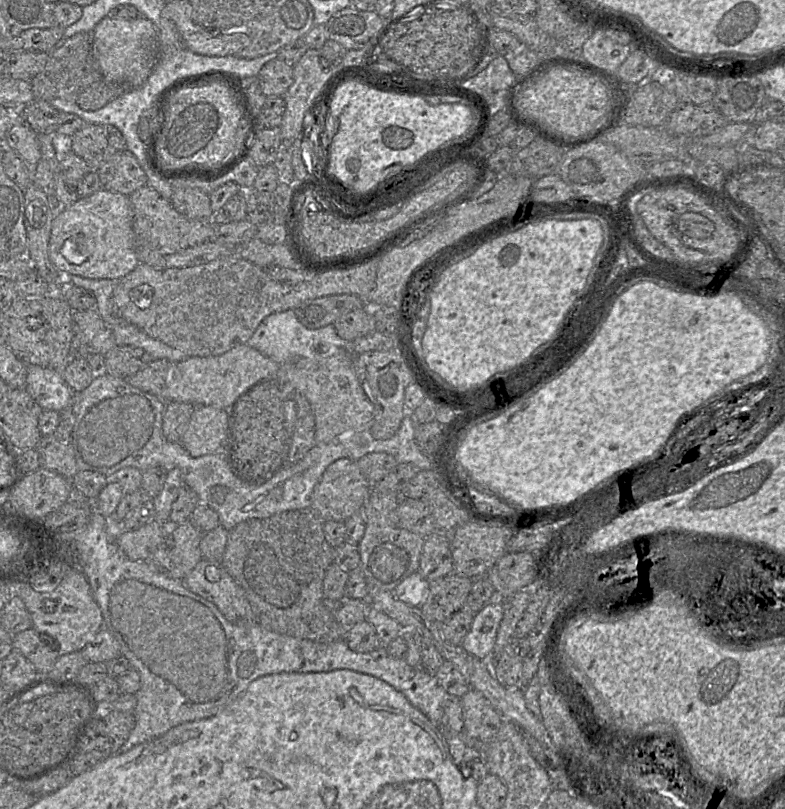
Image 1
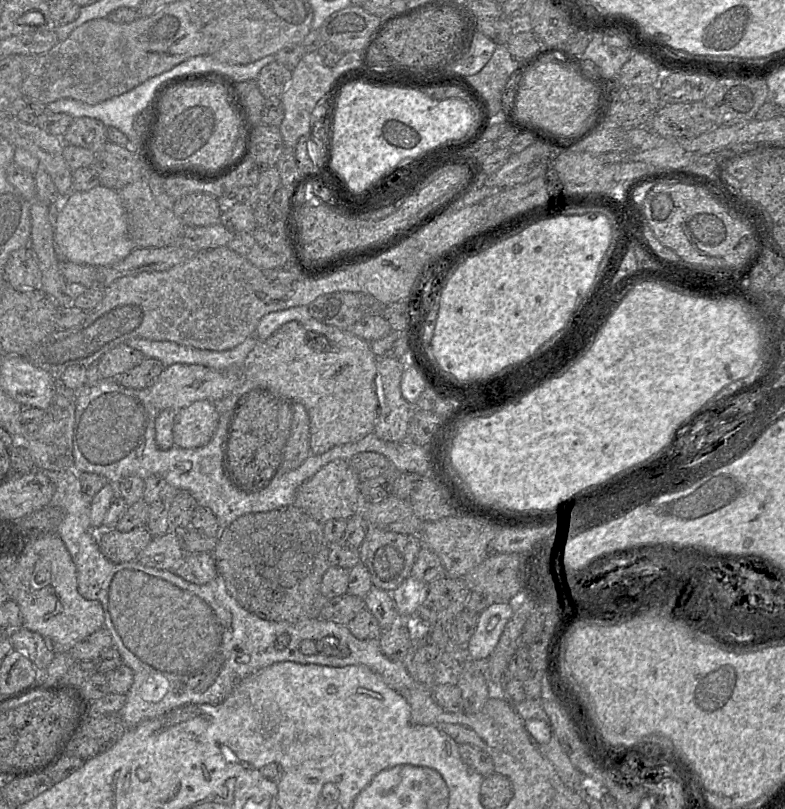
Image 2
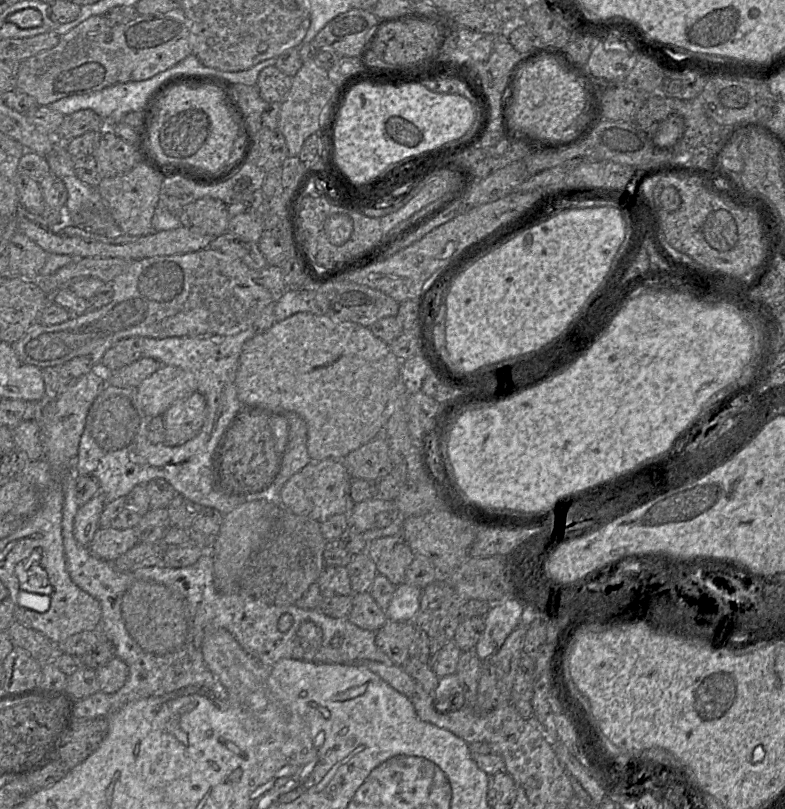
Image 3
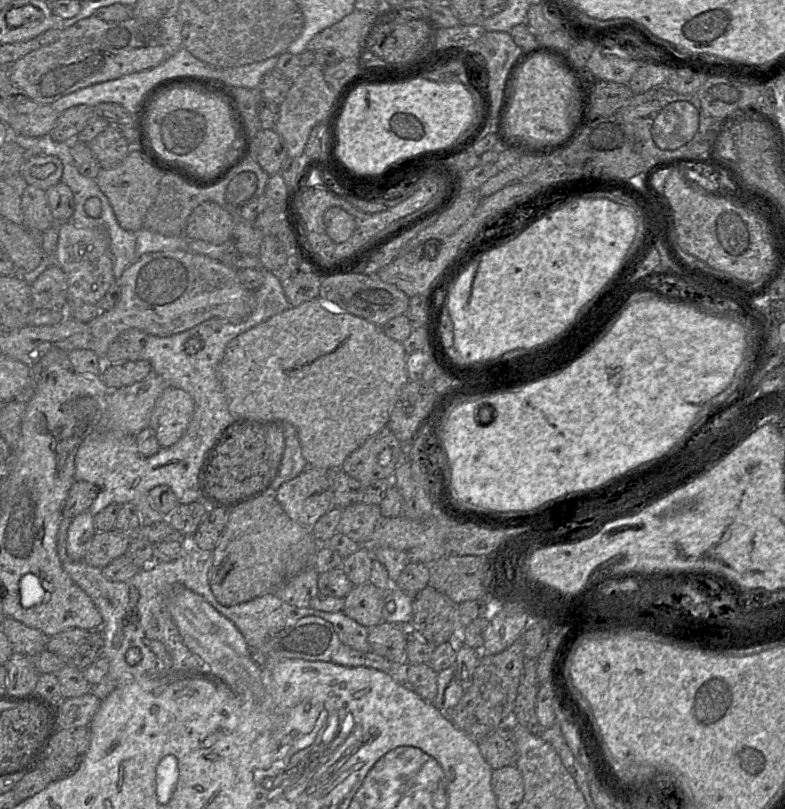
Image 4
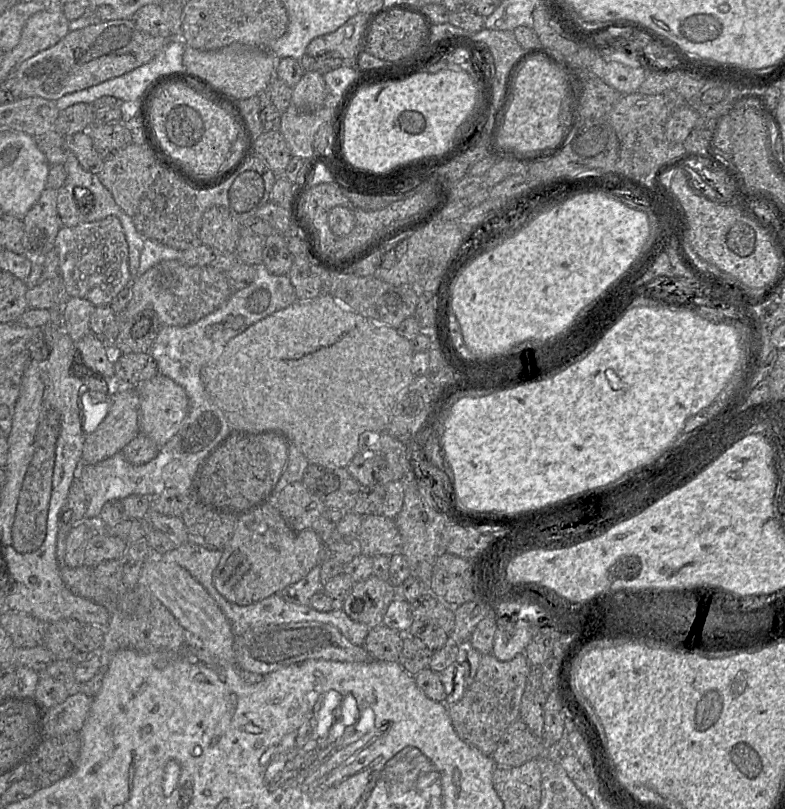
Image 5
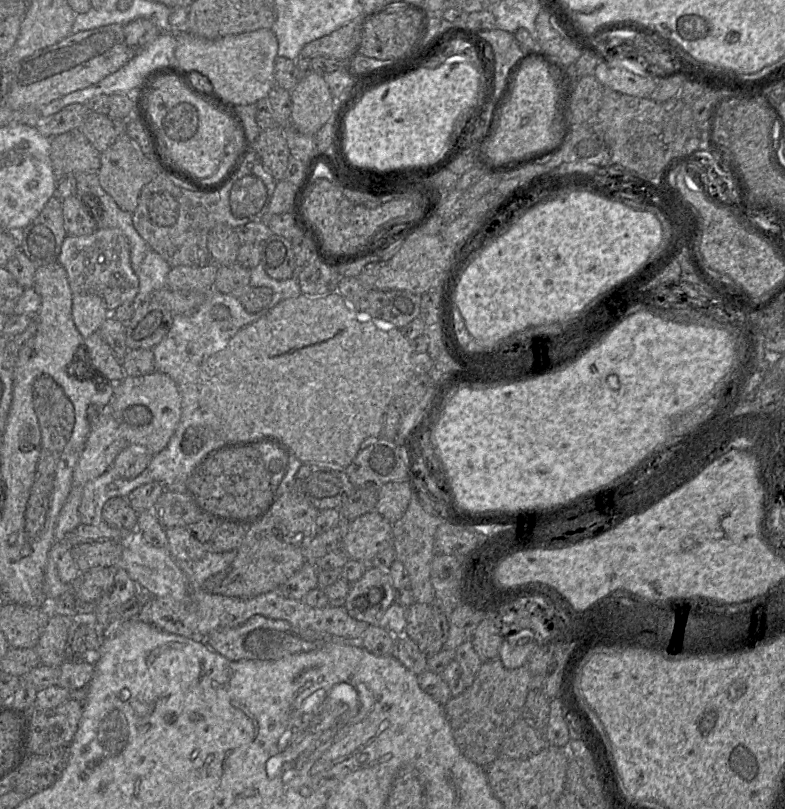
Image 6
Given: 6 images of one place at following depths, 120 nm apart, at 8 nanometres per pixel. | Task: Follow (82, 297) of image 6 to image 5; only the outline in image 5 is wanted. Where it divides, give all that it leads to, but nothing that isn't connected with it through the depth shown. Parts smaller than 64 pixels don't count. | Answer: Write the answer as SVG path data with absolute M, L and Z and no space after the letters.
M69 297L63 305L64 328L74 343L90 332L90 316L96 308L89 300Z

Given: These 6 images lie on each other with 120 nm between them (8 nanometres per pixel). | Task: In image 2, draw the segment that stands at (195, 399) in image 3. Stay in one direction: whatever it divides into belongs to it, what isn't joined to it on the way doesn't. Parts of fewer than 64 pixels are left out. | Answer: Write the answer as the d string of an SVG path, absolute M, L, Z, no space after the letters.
M198 400L179 409L173 425L174 446L194 449L205 446L213 437L219 422L215 403Z

